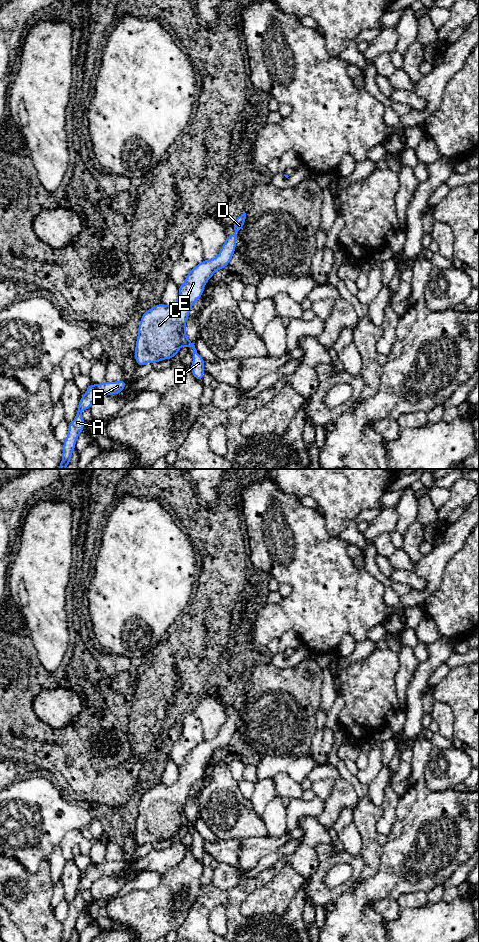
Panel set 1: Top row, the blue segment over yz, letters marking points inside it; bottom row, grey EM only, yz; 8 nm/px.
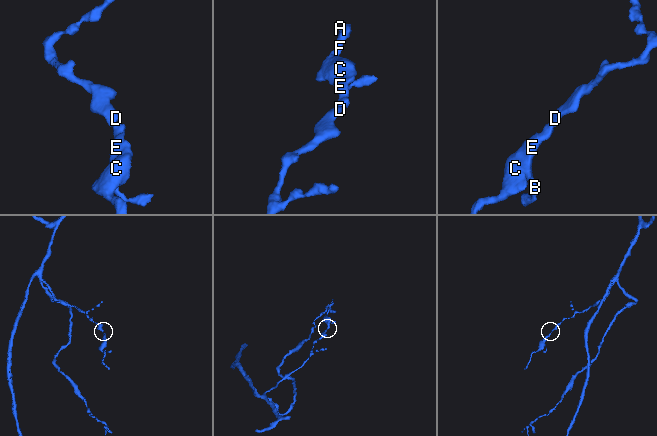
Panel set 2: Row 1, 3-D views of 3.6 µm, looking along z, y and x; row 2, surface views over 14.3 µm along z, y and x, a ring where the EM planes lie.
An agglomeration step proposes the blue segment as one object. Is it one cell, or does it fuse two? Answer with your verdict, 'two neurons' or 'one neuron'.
one neuron

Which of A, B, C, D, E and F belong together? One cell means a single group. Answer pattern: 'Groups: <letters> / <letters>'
Groups: A B C D E F

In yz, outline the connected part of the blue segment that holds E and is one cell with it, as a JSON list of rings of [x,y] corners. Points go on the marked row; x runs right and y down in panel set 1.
[[[246,213],[238,216],[233,224],[235,233],[227,236],[217,257],[203,260],[186,276],[185,282],[178,287],[176,303],[160,303],[142,314],[134,357],[138,366],[155,364],[161,360],[173,359],[182,346],[193,349],[191,372],[202,381],[205,360],[197,352],[194,343],[186,336],[186,322],[194,303],[203,295],[204,287],[216,271],[225,268],[231,261],[236,249],[236,237],[244,226]]]

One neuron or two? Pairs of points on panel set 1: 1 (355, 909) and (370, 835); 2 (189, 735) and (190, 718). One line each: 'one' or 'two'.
1: two
2: one

